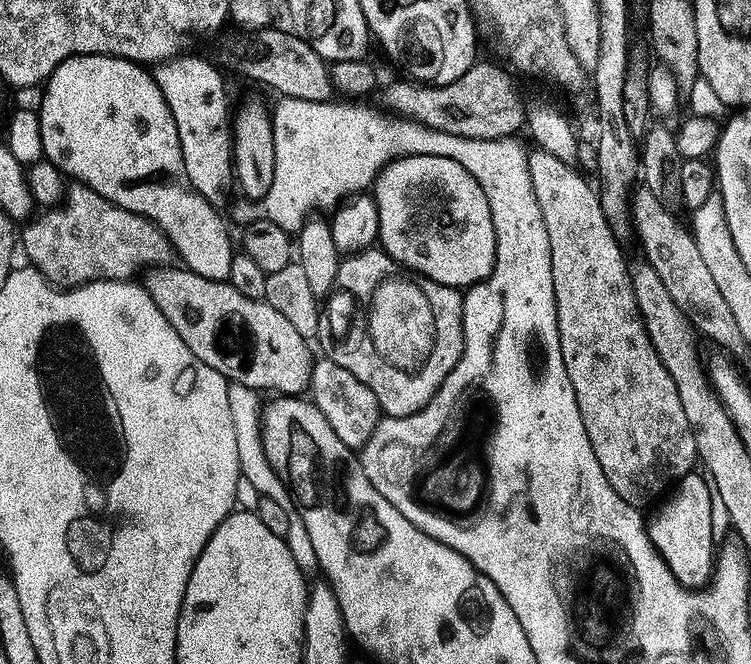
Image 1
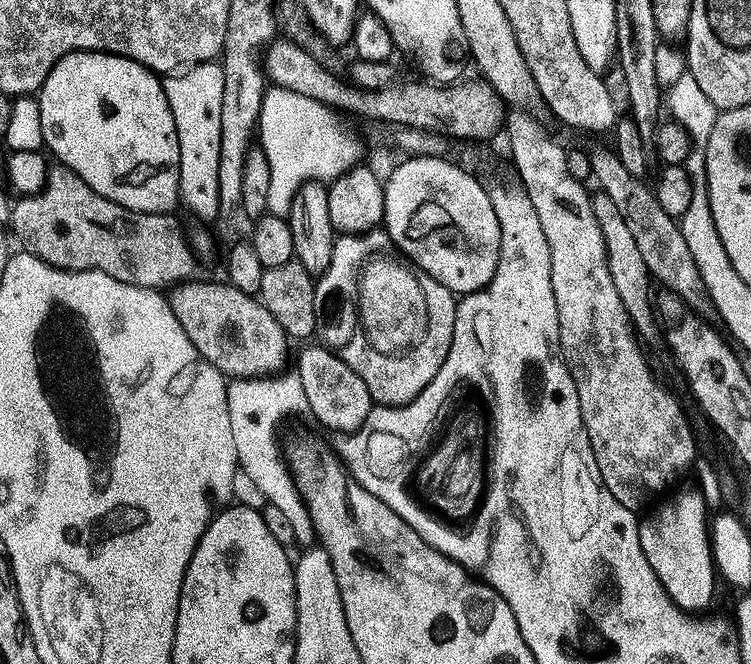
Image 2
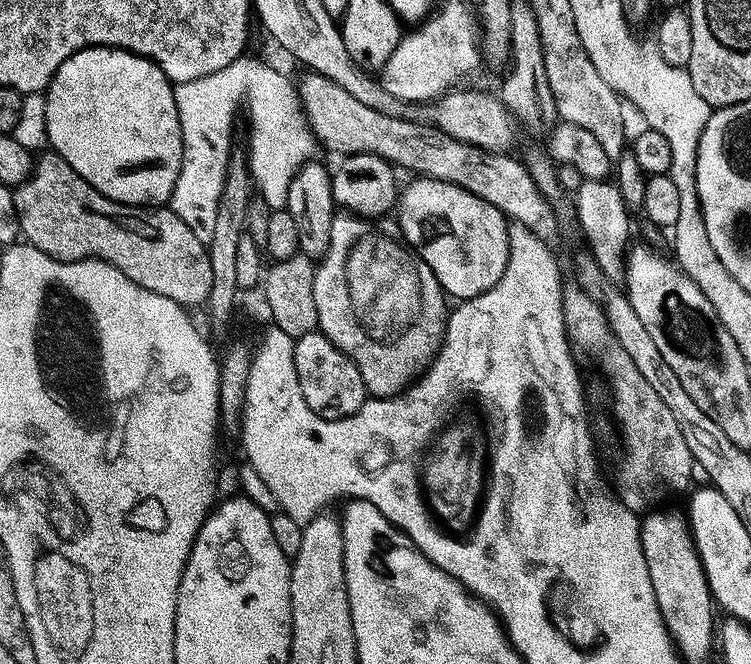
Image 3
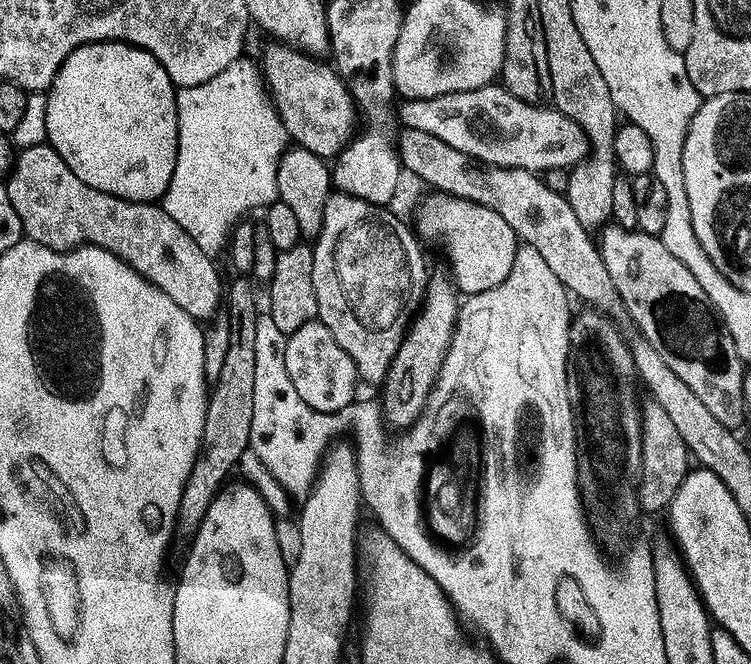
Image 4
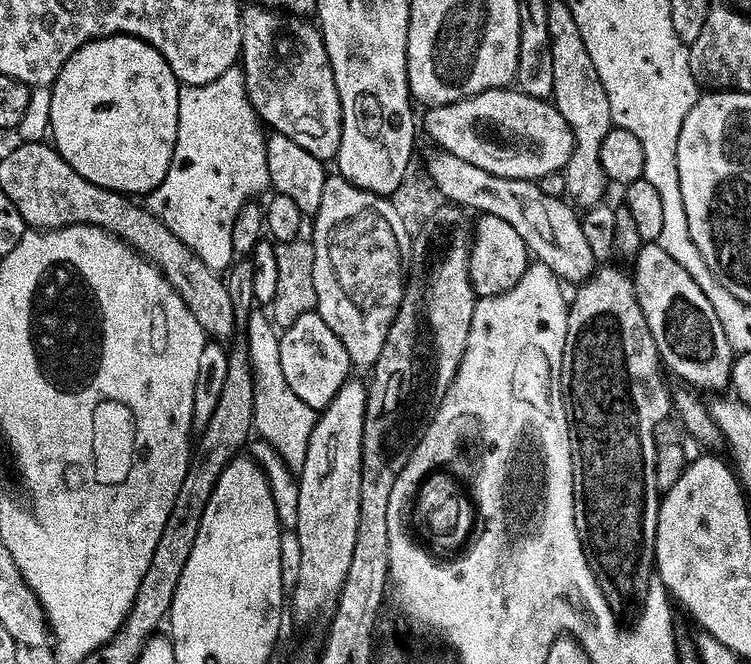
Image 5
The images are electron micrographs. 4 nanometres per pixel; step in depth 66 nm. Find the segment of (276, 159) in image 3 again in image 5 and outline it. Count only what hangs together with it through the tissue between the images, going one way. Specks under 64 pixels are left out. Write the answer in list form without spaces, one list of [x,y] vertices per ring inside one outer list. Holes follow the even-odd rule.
[[[239,67],[218,74],[214,82],[189,84],[181,87],[178,94],[178,138],[174,146],[174,158],[166,178],[154,191],[147,193],[146,207],[154,218],[158,218],[176,238],[182,241],[210,270],[224,274],[234,263],[232,250],[232,231],[238,210],[249,203],[268,183],[268,155],[266,154],[265,129],[261,117],[252,109],[248,101],[248,91],[244,89],[244,74]]]

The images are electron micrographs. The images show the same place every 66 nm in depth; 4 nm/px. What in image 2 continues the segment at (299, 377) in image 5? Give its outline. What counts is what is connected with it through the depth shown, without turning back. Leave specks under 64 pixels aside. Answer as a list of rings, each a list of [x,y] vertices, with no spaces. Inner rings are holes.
[[[319,347],[302,349],[295,368],[304,391],[307,411],[312,411],[317,422],[325,424],[332,432],[352,433],[370,414],[374,405],[372,395],[370,390],[366,390],[366,382],[362,382],[362,378],[358,378],[358,374],[354,374],[354,370],[350,370],[350,366],[346,366],[346,362],[342,362],[331,348]]]

